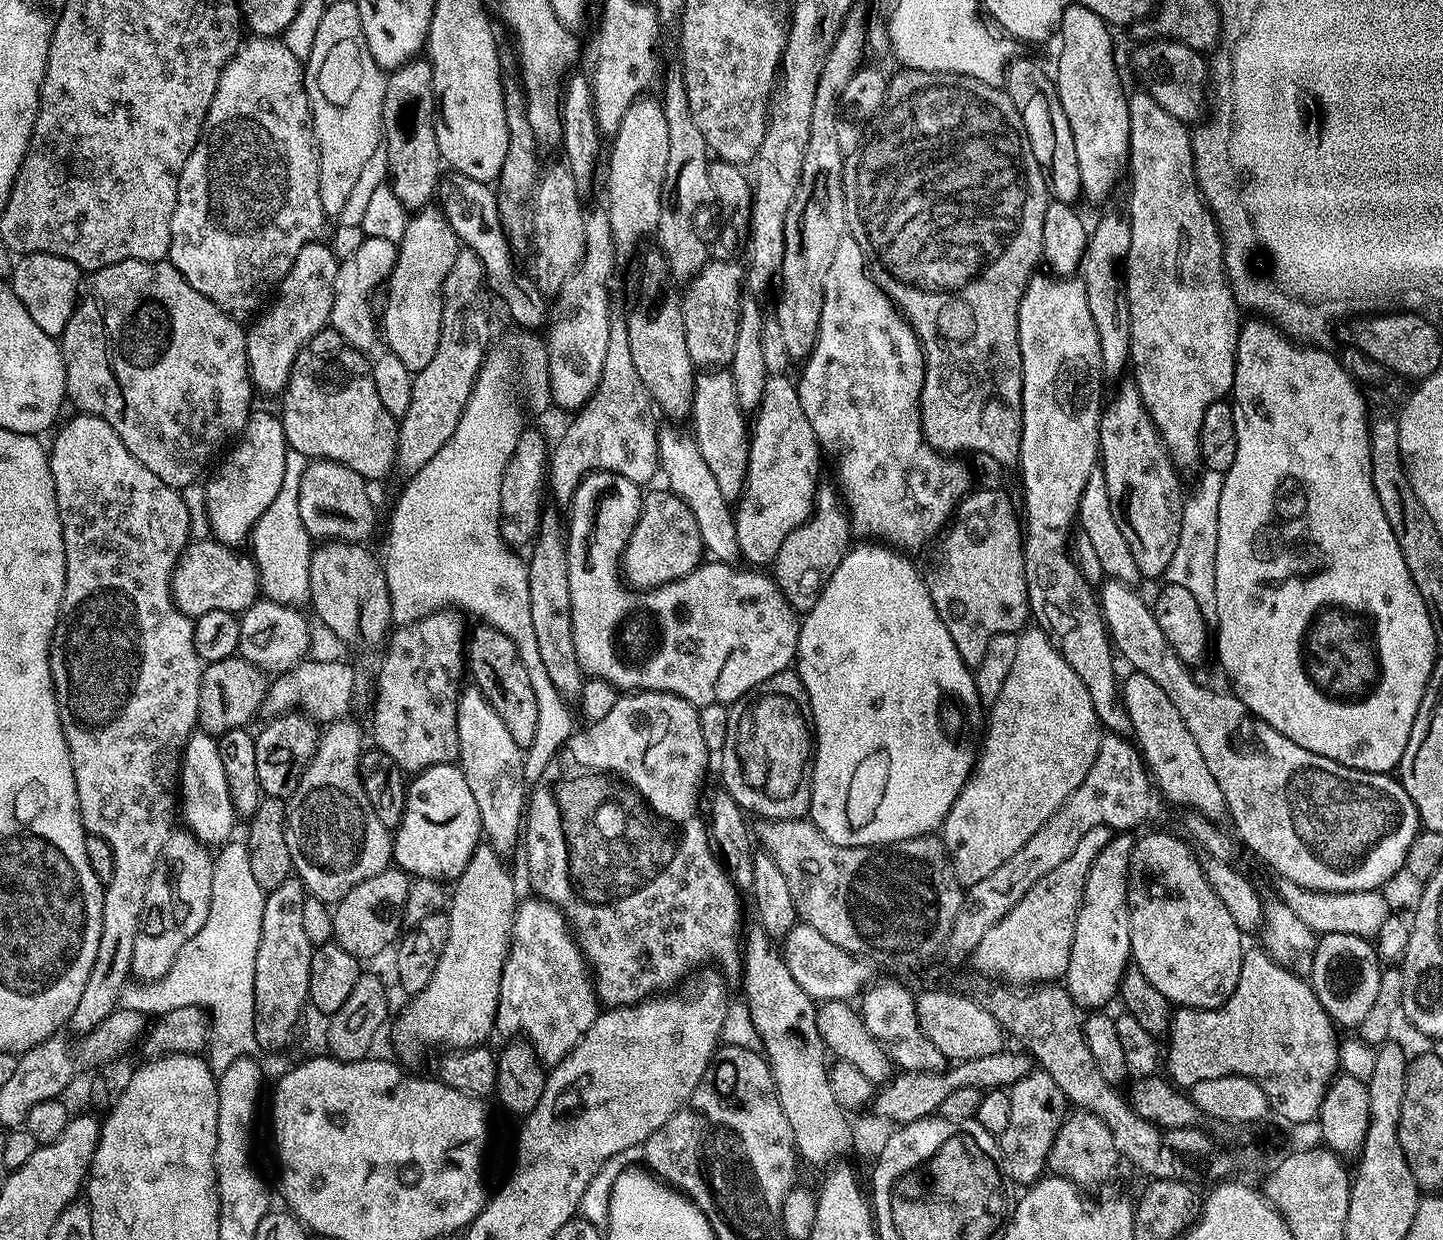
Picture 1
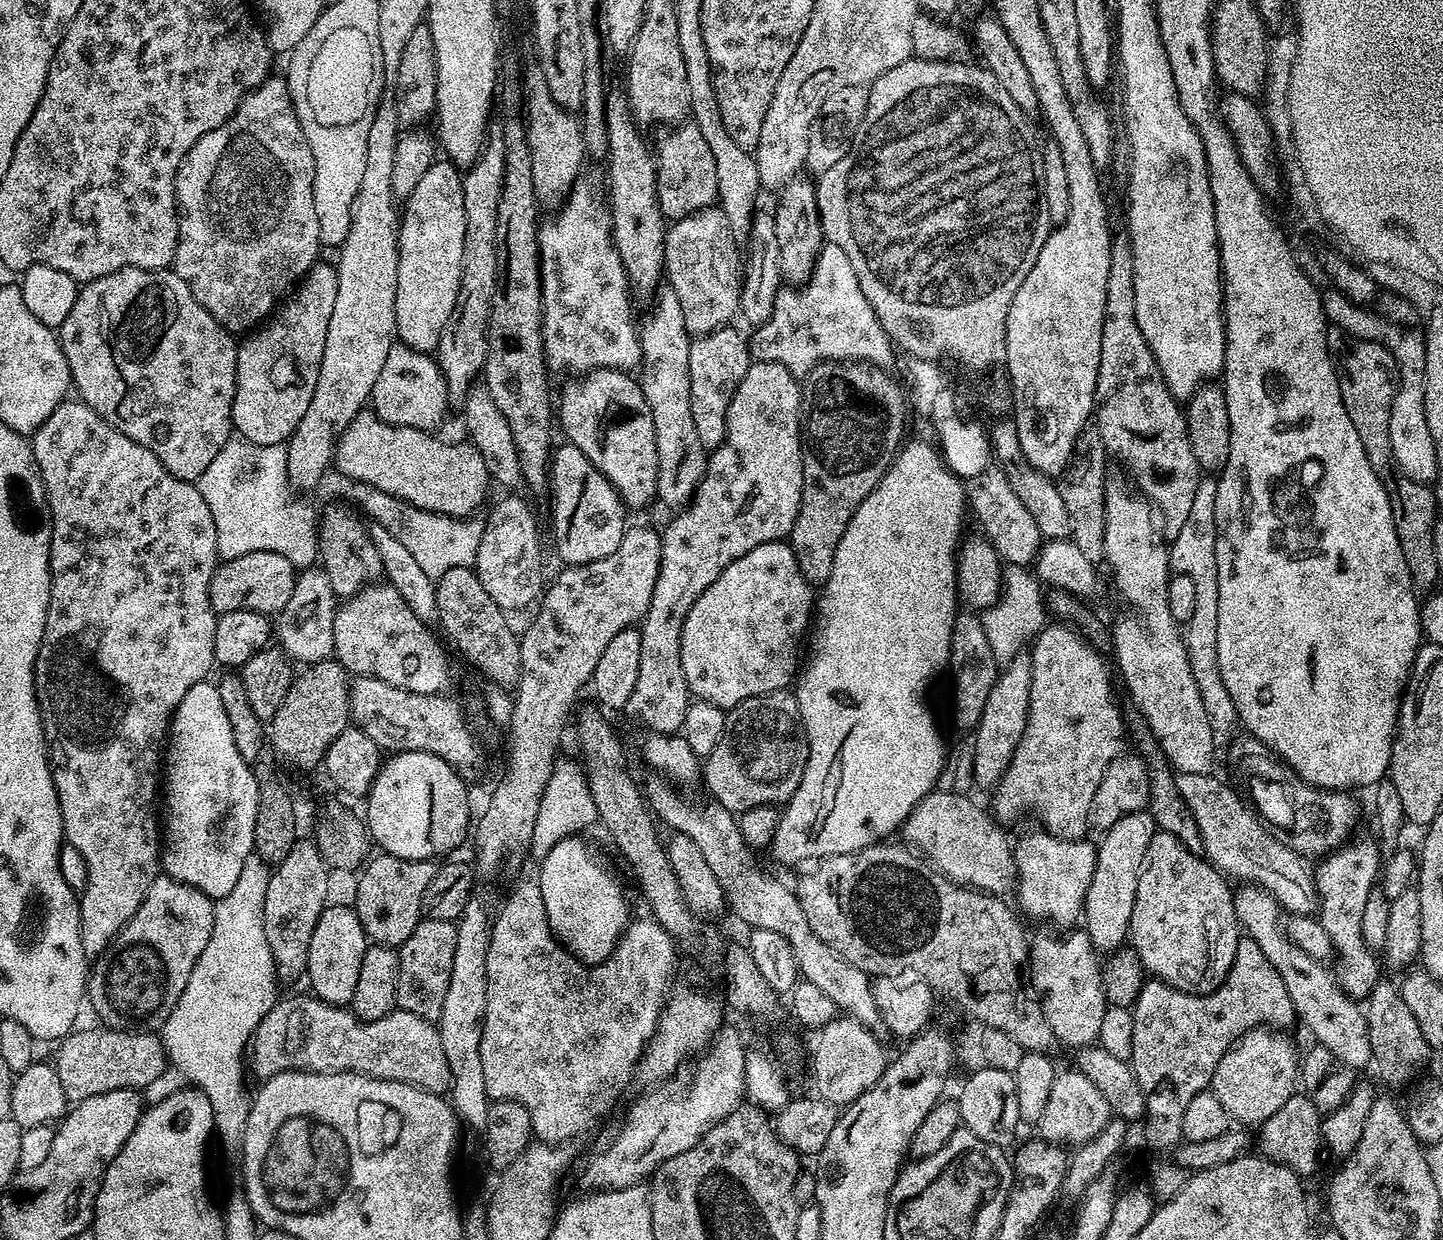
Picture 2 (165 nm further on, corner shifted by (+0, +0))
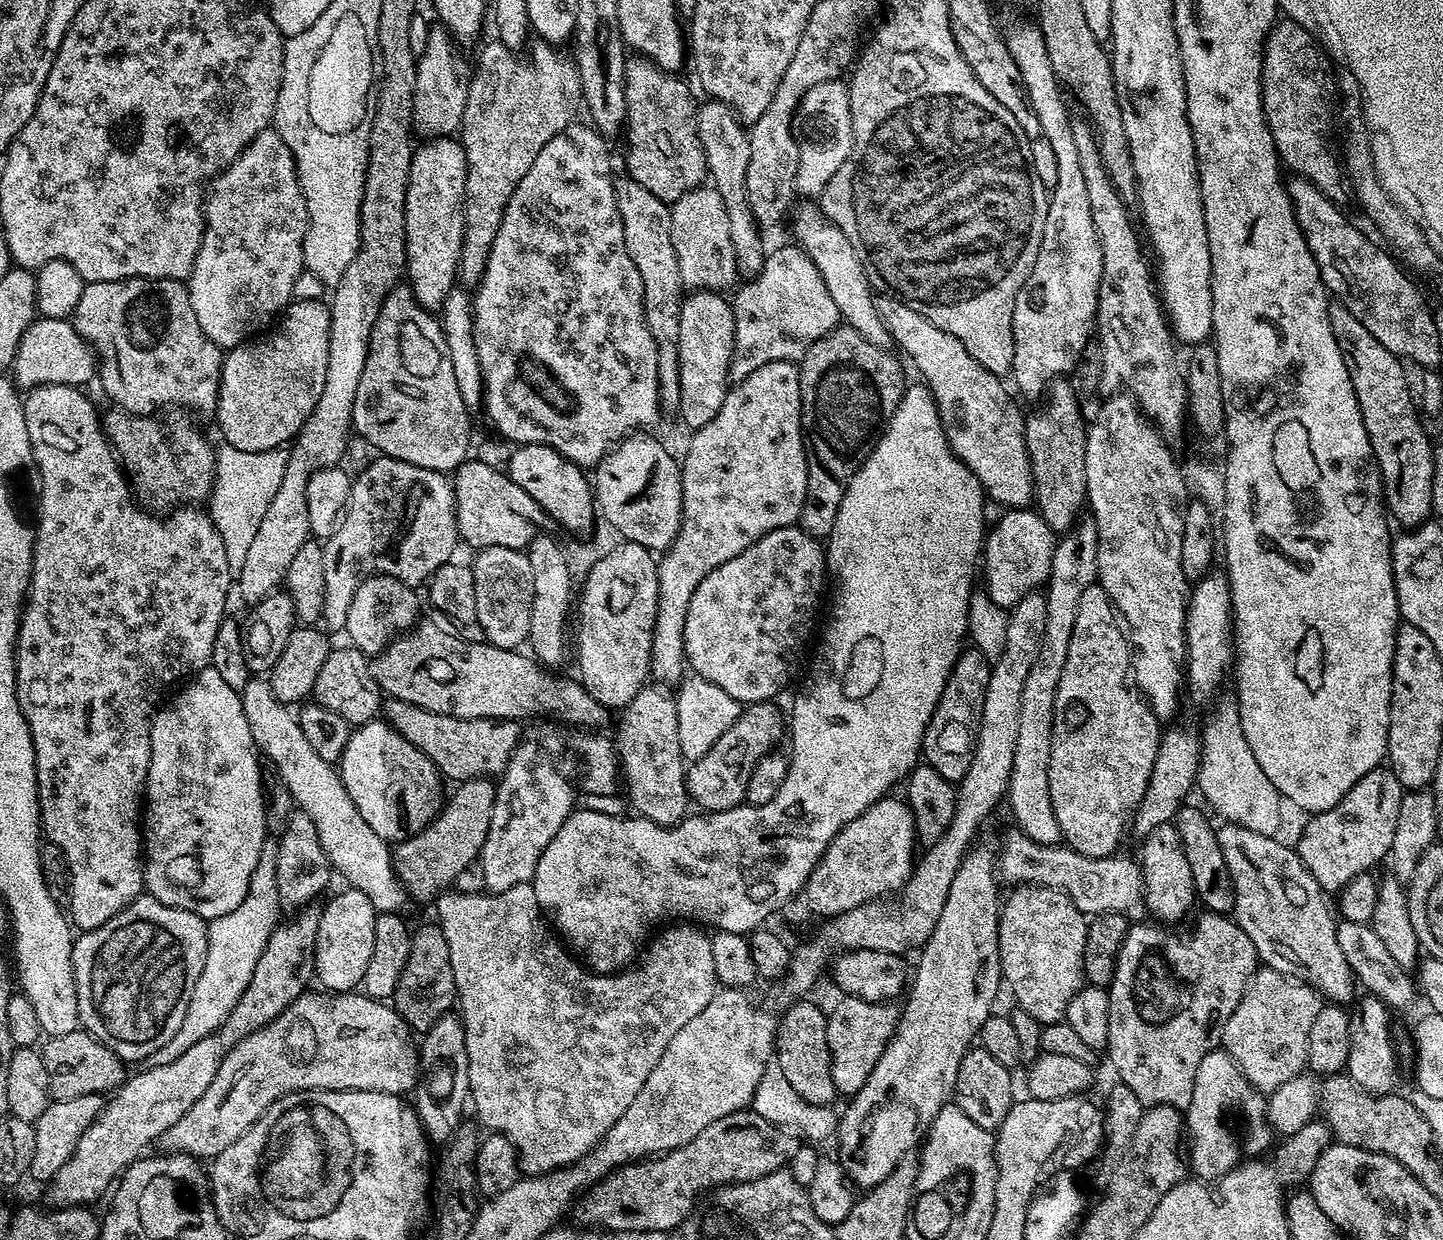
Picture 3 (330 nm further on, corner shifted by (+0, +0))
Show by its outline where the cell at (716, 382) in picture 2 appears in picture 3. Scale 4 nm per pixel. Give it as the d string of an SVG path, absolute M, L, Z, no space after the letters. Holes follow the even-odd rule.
M692 290L684 297L682 322L678 322L678 362L680 363L680 407L678 415L688 430L706 426L718 410L730 387L734 354L734 314L727 295Z

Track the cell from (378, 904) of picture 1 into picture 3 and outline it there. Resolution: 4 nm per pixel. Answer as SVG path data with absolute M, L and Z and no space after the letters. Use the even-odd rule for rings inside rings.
M491 779L466 780L420 832L399 841L392 853L396 877L413 901L424 904L435 901L441 892L451 889L458 874L479 857L490 830L490 814L496 801L496 784ZM416 899L416 900L415 900Z

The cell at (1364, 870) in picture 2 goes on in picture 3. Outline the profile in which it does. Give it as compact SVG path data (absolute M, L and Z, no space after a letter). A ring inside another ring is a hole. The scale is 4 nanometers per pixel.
M1381 766L1370 770L1370 774L1362 777L1330 810L1307 817L1308 821L1300 832L1300 841L1295 841L1294 847L1306 870L1314 874L1318 886L1323 888L1325 893L1339 894L1352 879L1364 873L1371 873L1374 869L1372 867L1387 857L1394 842L1394 826L1398 826L1398 806L1402 806L1405 791L1391 767Z

